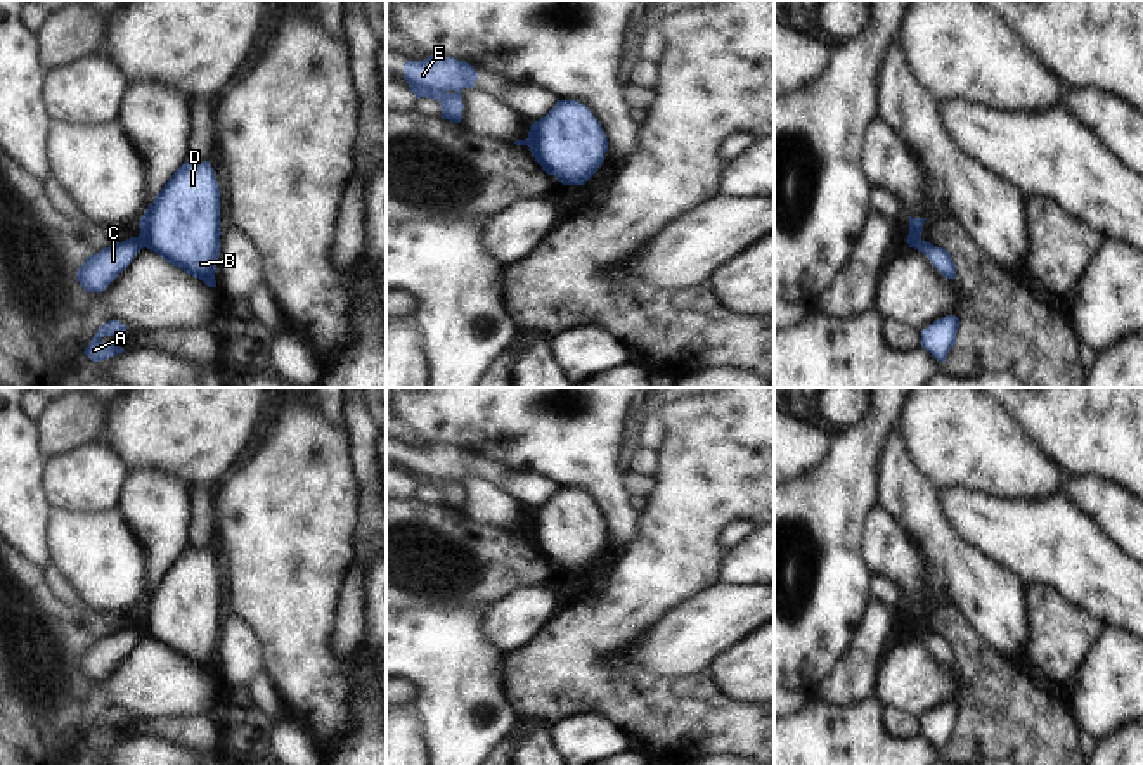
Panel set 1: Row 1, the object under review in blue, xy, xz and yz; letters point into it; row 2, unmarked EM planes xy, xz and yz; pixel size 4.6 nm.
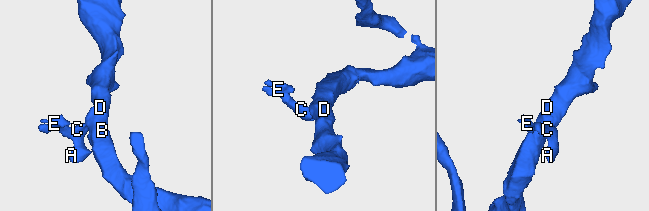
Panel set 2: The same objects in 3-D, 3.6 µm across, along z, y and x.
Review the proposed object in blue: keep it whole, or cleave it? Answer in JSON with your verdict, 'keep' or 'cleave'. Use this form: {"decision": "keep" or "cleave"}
{"decision": "cleave"}

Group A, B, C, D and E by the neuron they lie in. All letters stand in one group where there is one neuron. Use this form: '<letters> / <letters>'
A C E / B D

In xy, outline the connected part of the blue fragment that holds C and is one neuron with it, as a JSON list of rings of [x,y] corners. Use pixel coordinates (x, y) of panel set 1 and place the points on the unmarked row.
[[[130,625],[88,644],[76,661],[80,673],[88,680],[102,680],[142,635],[139,625]]]

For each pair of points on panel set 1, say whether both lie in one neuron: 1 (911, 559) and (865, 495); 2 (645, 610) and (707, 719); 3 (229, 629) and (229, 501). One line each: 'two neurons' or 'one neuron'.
1: two neurons
2: one neuron
3: two neurons

